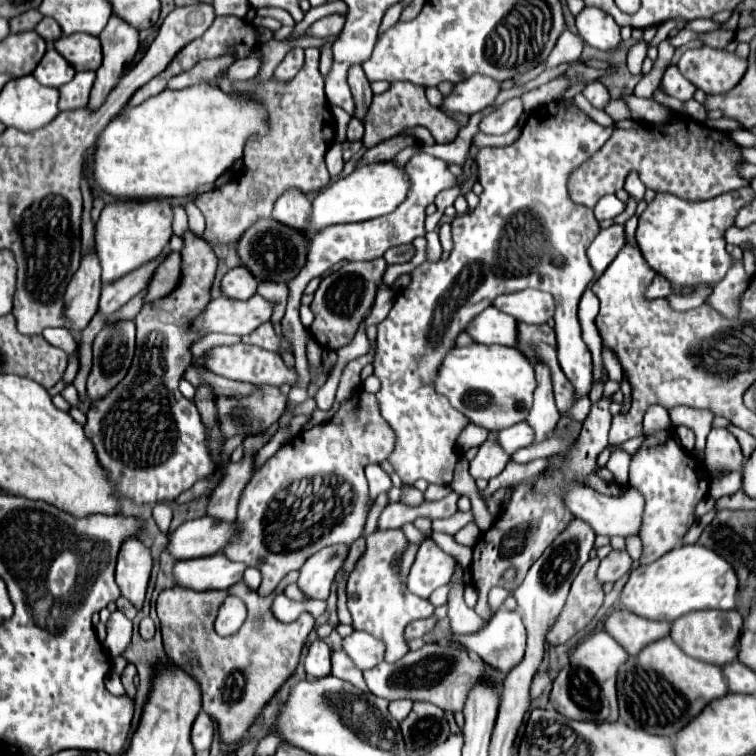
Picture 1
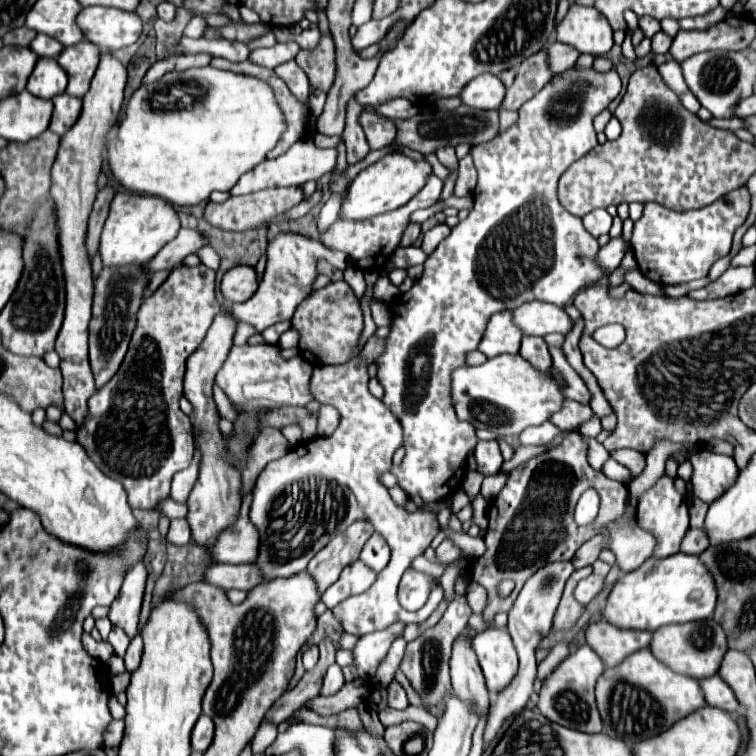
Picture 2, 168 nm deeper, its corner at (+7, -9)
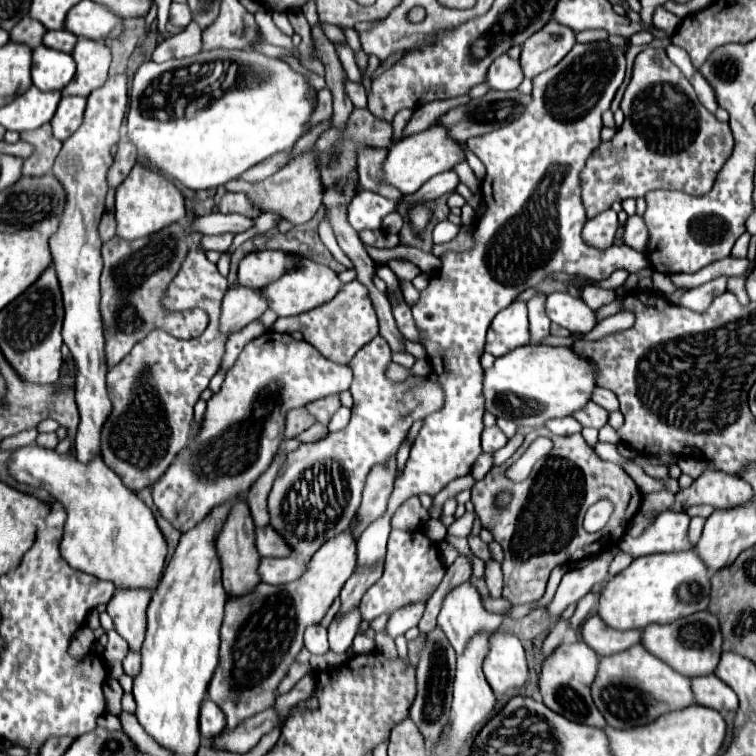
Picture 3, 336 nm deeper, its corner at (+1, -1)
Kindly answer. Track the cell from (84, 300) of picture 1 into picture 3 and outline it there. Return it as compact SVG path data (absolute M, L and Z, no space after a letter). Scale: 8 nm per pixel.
M120 137L118 151L114 155L114 165L108 171L108 185L118 187L128 177L128 173L134 167L136 159L138 159L138 151L134 151L134 145L130 143L130 139Z

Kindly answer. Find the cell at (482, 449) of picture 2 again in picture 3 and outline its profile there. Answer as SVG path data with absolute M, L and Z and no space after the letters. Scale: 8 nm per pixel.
M486 427L484 431L482 431L482 449L486 451L486 453L494 453L494 451L498 451L500 447L504 447L508 443L508 437L500 431L500 427Z

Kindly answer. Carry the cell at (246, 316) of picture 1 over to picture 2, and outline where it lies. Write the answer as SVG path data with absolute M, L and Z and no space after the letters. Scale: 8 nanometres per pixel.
M286 231L286 233L278 233L272 241L268 241L268 263L266 263L266 271L264 277L260 281L258 291L244 303L232 303L226 307L226 313L230 317L234 317L238 323L248 323L252 325L258 333L262 333L266 327L278 323L278 321L286 321L294 315L296 307L312 293L312 283L316 279L316 261L325 258L330 264L340 270L344 270L349 266L347 255L340 251L332 251L320 241L306 237L302 233L294 233L294 231Z

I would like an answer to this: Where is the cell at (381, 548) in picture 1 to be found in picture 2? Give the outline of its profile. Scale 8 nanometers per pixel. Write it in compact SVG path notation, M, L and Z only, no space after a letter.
M372 337L356 359L342 365L314 369L310 393L316 401L338 409L340 425L328 439L316 437L302 441L298 451L294 447L284 457L268 463L256 481L250 505L252 523L260 533L260 549L254 565L260 569L264 583L304 571L312 555L324 549L330 539L340 535L340 531L346 531L354 521L370 521L374 531L386 539L392 549L392 557L378 573L372 587L360 595L344 599L332 609L342 629L352 635L380 631L398 621L424 623L442 601L442 587L438 583L432 587L426 605L414 613L400 607L396 597L400 575L438 535L438 519L430 509L430 503L424 503L412 513L402 509L378 481L378 475L390 469L394 451L402 447L402 427L398 419L368 391L368 365L376 361L382 349L384 341Z

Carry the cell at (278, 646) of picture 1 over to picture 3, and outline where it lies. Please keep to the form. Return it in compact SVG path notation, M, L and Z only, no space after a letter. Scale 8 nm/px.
M342 531L334 539L326 541L310 559L308 571L286 585L268 585L260 583L250 595L246 597L230 597L226 603L226 615L220 631L220 663L210 679L208 695L214 699L214 703L224 711L226 715L226 729L234 729L244 719L268 709L276 701L276 689L284 675L288 673L288 667L304 647L304 629L312 623L318 623L332 601L338 597L342 585L354 571L354 555L356 555L356 539L350 539L350 531Z

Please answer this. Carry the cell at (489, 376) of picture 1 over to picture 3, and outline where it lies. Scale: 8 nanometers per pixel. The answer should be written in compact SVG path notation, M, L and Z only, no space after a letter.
M522 345L496 359L494 367L484 373L484 397L486 409L494 417L504 417L514 421L518 427L544 427L546 421L556 417L568 417L580 411L596 387L596 367L590 359L580 359L572 347L548 347L548 345Z

